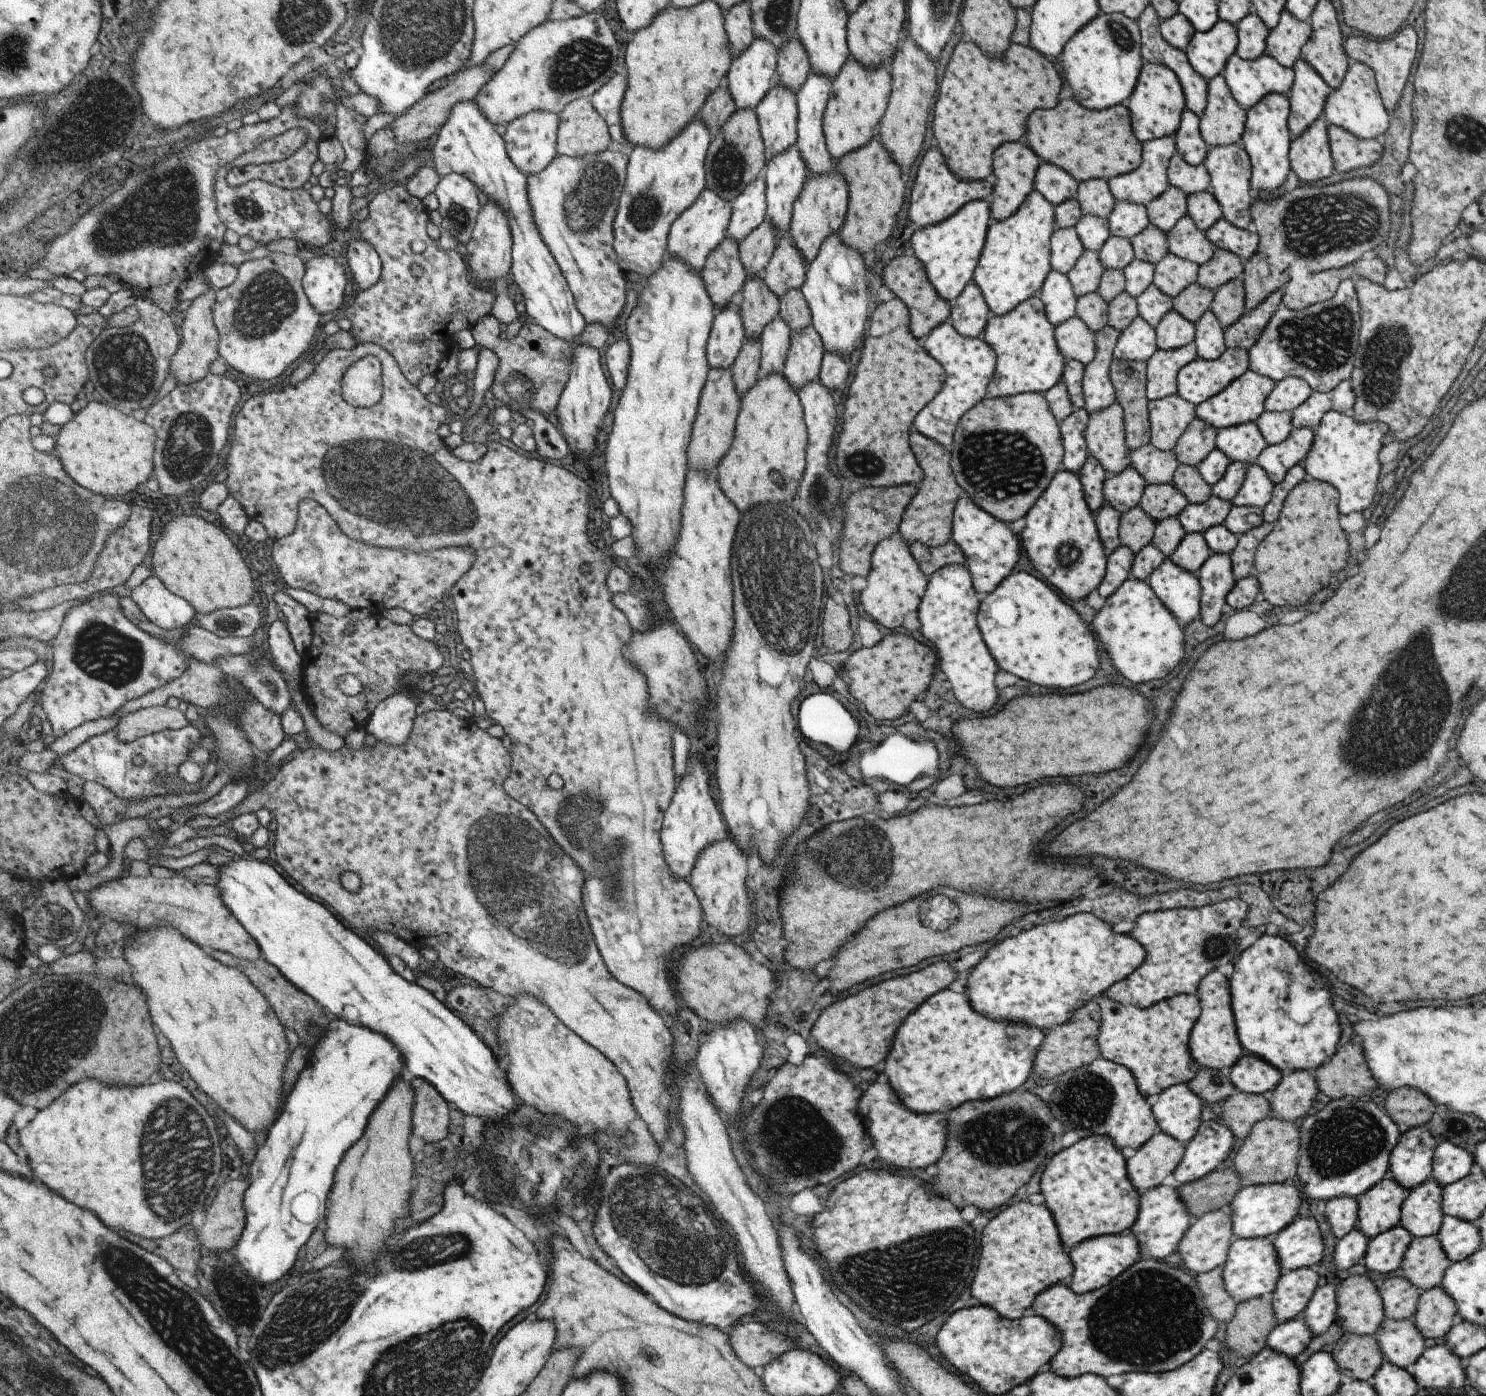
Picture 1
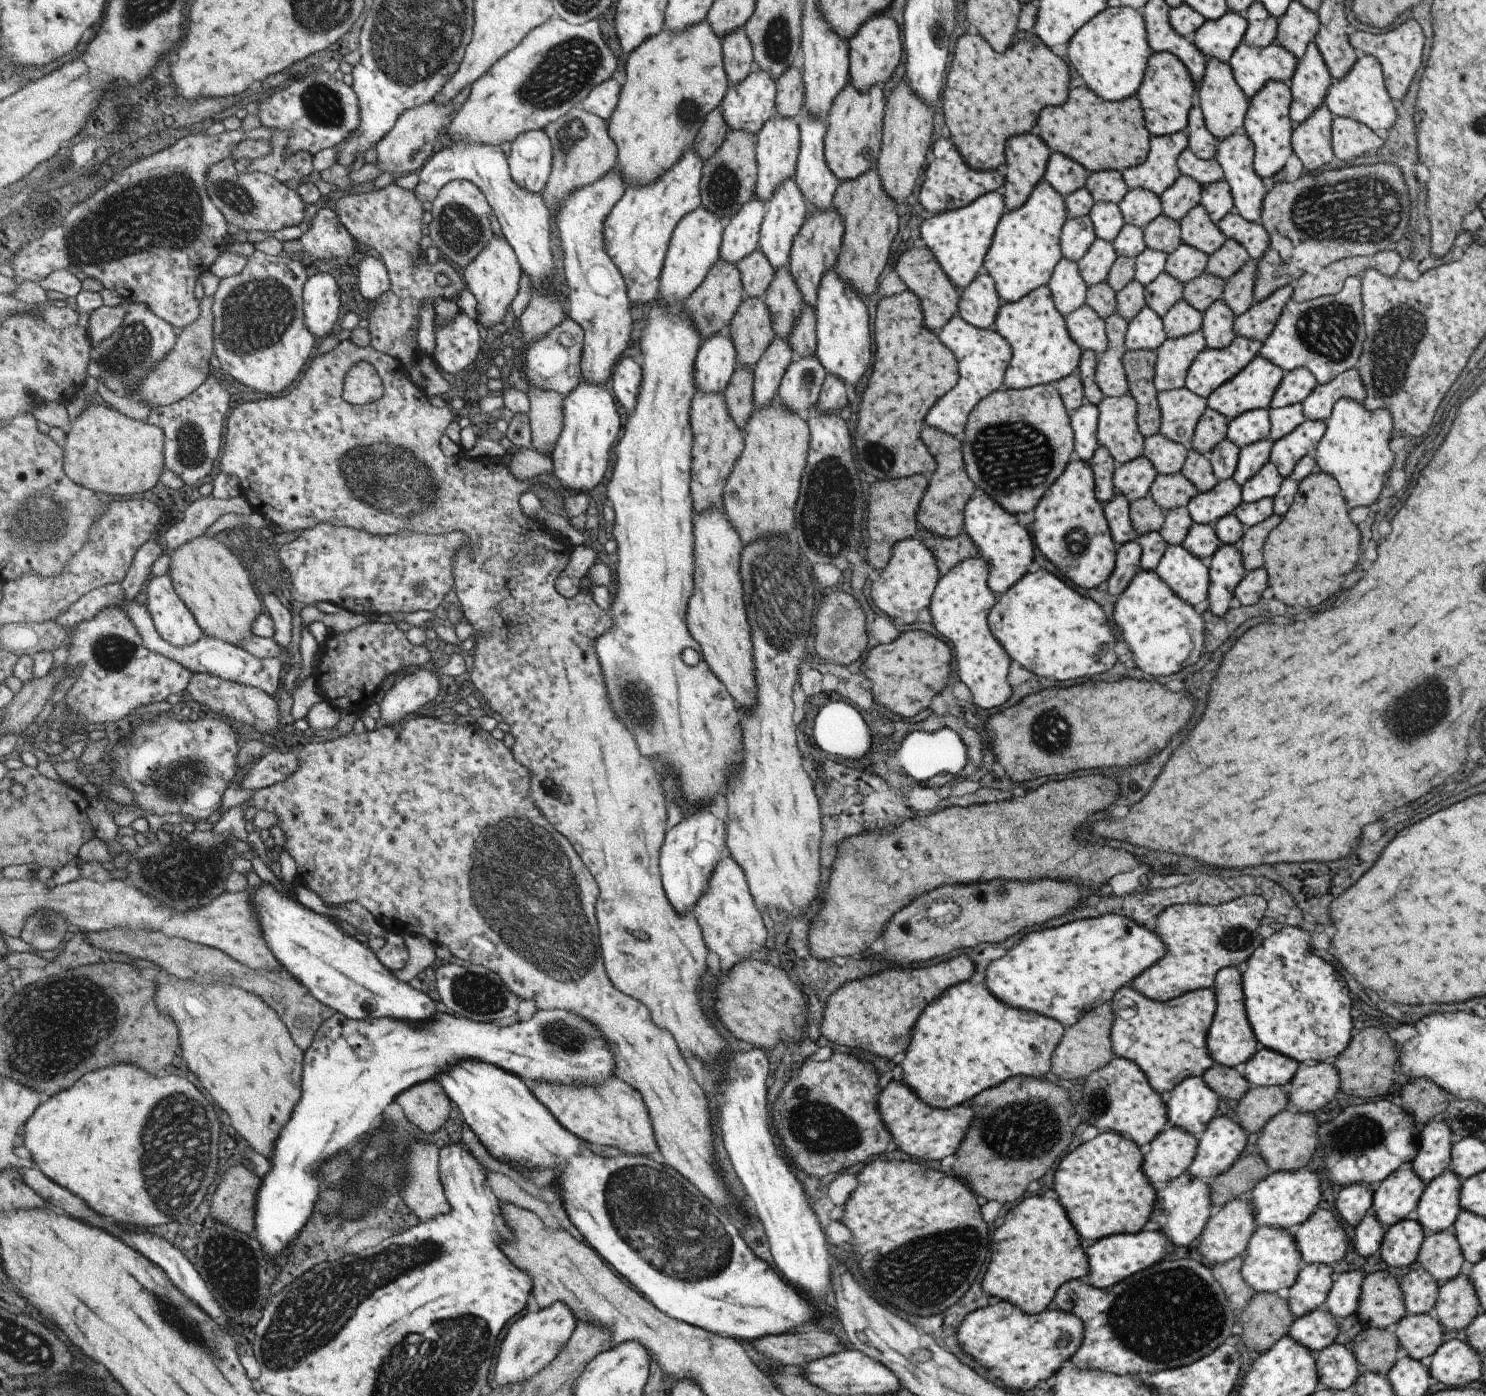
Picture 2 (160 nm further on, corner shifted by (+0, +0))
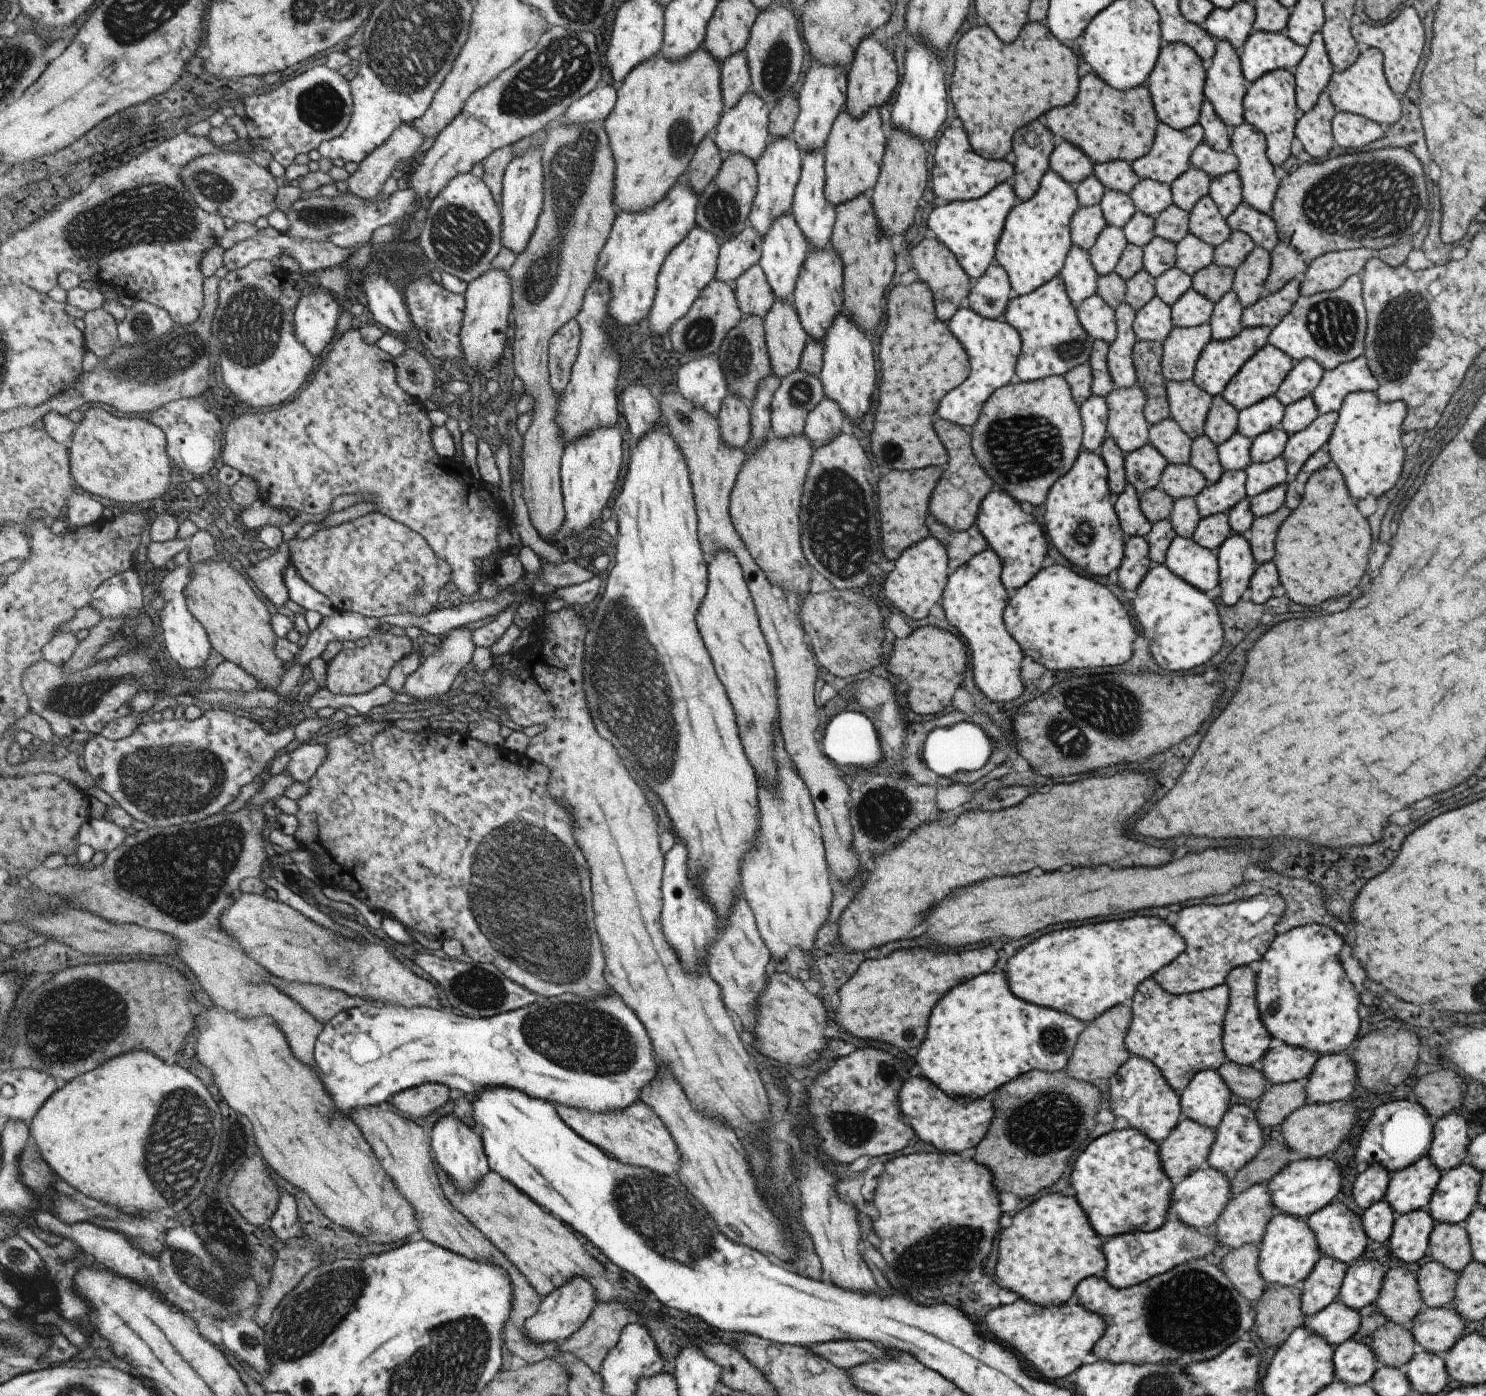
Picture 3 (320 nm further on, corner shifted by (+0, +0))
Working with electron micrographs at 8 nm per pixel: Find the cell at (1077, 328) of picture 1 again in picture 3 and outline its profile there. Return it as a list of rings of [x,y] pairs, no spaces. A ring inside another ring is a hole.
[[[1093,293],[1075,308],[1075,316],[1081,328],[1091,338],[1104,340],[1108,346],[1115,338],[1114,309],[1097,293]]]

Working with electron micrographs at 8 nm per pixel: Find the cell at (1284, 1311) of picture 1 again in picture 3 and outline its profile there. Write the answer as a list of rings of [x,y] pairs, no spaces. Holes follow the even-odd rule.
[[[1320,1257],[1305,1281],[1298,1285],[1299,1308],[1305,1318],[1337,1300],[1346,1266],[1343,1262]]]

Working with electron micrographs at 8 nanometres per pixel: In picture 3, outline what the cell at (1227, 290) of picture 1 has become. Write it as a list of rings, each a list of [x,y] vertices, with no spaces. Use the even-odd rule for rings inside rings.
[[[1254,245],[1245,260],[1233,274],[1231,289],[1237,295],[1242,308],[1255,304],[1259,297],[1267,294],[1264,282],[1270,269],[1270,254]]]

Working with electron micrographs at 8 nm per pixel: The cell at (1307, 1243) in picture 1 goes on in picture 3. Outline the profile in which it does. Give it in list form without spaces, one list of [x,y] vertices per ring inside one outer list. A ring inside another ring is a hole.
[[[1341,1202],[1327,1204],[1311,1214],[1305,1222],[1315,1234],[1315,1246],[1320,1257],[1347,1264],[1360,1259],[1368,1243],[1360,1227],[1360,1217]]]

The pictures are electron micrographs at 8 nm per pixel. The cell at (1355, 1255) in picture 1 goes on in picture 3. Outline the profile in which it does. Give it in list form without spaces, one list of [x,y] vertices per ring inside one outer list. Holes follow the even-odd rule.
[[[1381,1200],[1364,1210],[1360,1217],[1360,1227],[1369,1241],[1383,1243],[1391,1235],[1394,1218],[1391,1206],[1385,1200]]]

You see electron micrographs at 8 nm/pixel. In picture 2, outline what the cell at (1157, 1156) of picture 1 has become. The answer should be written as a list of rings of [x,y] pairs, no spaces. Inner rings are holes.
[[[1177,1125],[1160,1132],[1150,1142],[1149,1152],[1142,1156],[1142,1171],[1155,1190],[1162,1189],[1171,1179],[1187,1172],[1198,1147],[1197,1136],[1184,1131]]]

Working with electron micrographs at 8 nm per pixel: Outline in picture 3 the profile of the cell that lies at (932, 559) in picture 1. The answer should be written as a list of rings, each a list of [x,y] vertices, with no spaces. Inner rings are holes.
[[[928,514],[925,526],[930,537],[934,537],[945,549],[948,557],[947,572],[953,573],[959,566],[966,564],[971,556],[980,554],[987,548],[983,536],[979,534],[975,525],[965,531],[949,530],[933,520]]]

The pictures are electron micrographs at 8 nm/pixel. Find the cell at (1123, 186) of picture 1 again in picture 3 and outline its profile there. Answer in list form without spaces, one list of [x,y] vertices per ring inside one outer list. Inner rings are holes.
[[[1158,122],[1149,152],[1132,160],[1130,162],[1131,168],[1140,179],[1156,180],[1169,185],[1172,180],[1175,180],[1191,166],[1189,157],[1194,148],[1202,142],[1203,135],[1202,126],[1199,123],[1178,131],[1169,125]]]

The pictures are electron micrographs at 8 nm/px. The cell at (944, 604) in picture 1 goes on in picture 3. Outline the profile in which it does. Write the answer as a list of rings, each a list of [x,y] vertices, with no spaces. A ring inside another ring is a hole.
[[[986,548],[949,574],[943,586],[940,602],[947,624],[957,629],[971,652],[971,672],[974,684],[981,694],[989,696],[993,702],[1007,702],[1021,694],[1023,684],[1019,678],[1019,662],[1023,658],[1015,640],[1007,634],[1001,614],[1007,604],[1007,594],[1001,585],[999,558]]]

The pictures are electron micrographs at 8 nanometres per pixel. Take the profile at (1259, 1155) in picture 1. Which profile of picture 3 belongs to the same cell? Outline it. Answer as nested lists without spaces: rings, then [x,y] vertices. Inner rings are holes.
[[[1346,1099],[1337,1102],[1303,1104],[1297,1110],[1287,1115],[1279,1124],[1277,1134],[1287,1146],[1287,1150],[1295,1154],[1295,1158],[1307,1160],[1318,1159],[1320,1156],[1331,1154],[1349,1136],[1351,1127],[1357,1121],[1357,1110]]]

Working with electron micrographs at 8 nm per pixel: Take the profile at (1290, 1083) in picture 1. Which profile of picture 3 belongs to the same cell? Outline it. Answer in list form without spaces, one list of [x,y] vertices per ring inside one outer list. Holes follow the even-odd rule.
[[[1350,1052],[1320,1056],[1305,1079],[1304,1104],[1342,1101],[1356,1090],[1355,1062]]]

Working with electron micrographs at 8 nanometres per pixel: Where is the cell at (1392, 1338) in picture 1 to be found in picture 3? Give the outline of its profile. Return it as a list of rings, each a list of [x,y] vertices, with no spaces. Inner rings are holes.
[[[1453,1307],[1422,1308],[1404,1325],[1425,1352],[1444,1354],[1463,1334],[1465,1326]]]

